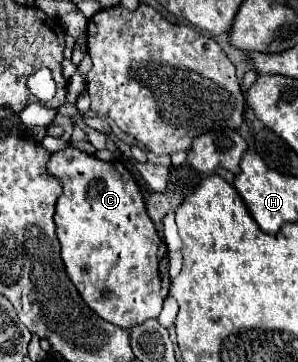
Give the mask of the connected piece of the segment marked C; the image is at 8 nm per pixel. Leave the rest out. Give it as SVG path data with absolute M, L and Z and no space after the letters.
M71 146L51 154L47 168L63 184L63 194L57 200L55 212L57 238L61 242L61 256L67 274L79 290L81 298L103 320L125 330L143 324L149 318L157 318L171 284L167 272L167 244L157 236L155 224L147 216L141 188L137 186L131 172L119 160L103 162Z

